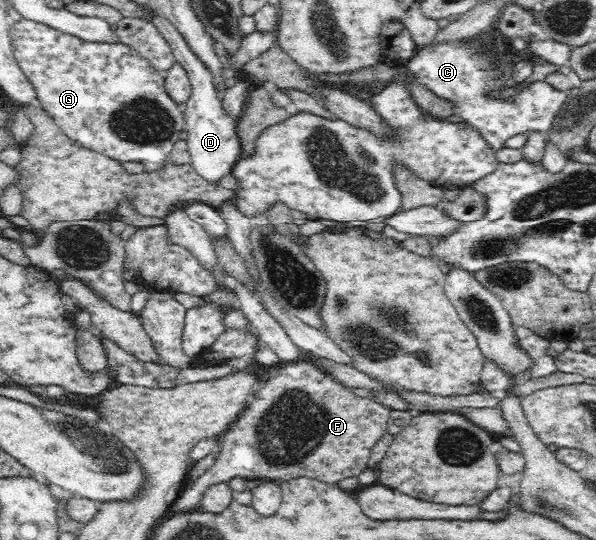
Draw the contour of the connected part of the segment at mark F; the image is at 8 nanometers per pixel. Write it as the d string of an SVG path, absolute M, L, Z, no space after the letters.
M309 361L287 362L275 377L271 377L263 387L254 393L255 401L247 405L230 429L219 435L219 457L215 457L213 465L198 478L193 485L173 495L171 513L185 513L198 509L205 490L212 485L230 481L235 477L269 479L287 481L300 477L308 477L323 483L335 485L351 475L359 475L367 469L372 448L375 443L387 434L388 419L391 408L385 407L370 398L357 397L347 387L338 383L330 375L325 375L319 367Z

